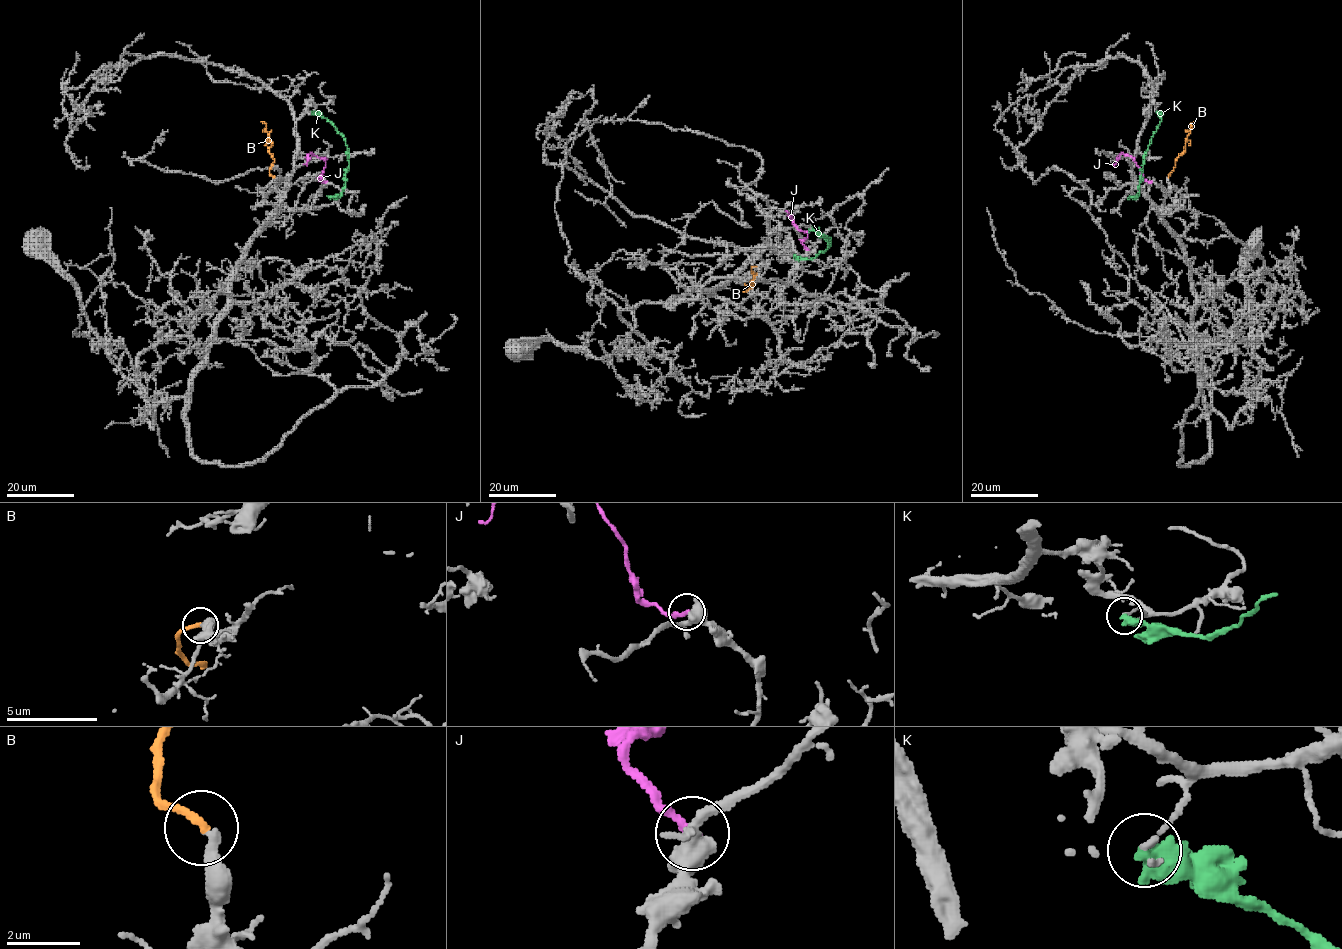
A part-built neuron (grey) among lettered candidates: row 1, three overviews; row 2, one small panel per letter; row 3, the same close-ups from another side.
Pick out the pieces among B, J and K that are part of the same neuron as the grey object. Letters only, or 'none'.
B

